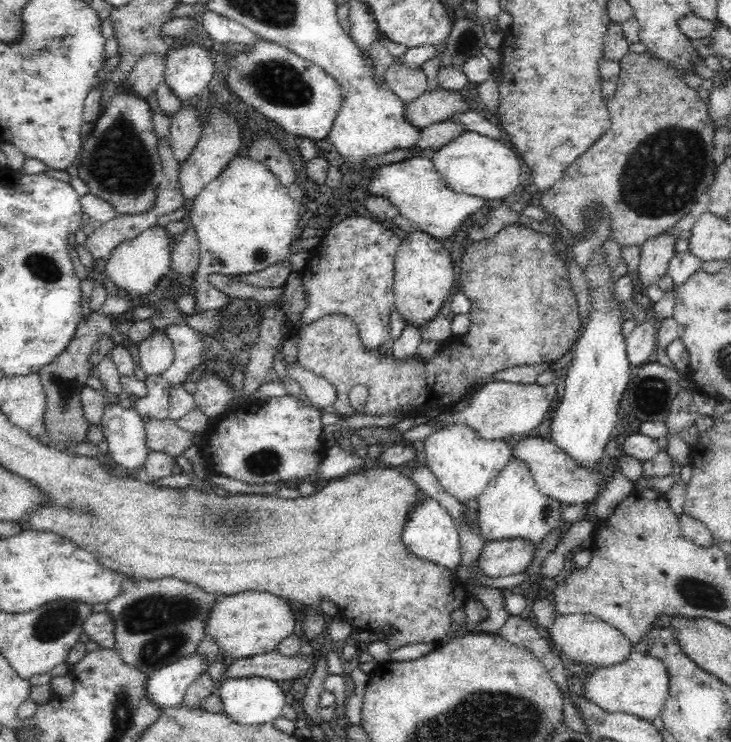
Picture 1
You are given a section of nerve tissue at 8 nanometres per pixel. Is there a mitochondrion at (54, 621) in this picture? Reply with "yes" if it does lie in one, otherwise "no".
yes

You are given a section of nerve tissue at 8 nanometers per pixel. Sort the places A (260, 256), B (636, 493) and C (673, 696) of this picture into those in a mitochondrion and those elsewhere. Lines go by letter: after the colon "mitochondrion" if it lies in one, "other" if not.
A: other
B: other
C: other

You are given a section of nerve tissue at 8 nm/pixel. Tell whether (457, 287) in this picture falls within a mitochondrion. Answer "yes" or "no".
no

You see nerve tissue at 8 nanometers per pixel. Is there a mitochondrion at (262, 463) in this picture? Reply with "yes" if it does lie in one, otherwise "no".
yes

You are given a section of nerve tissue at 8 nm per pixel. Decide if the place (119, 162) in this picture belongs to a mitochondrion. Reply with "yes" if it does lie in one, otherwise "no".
yes

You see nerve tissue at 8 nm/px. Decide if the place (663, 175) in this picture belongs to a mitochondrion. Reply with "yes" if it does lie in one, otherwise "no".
yes

